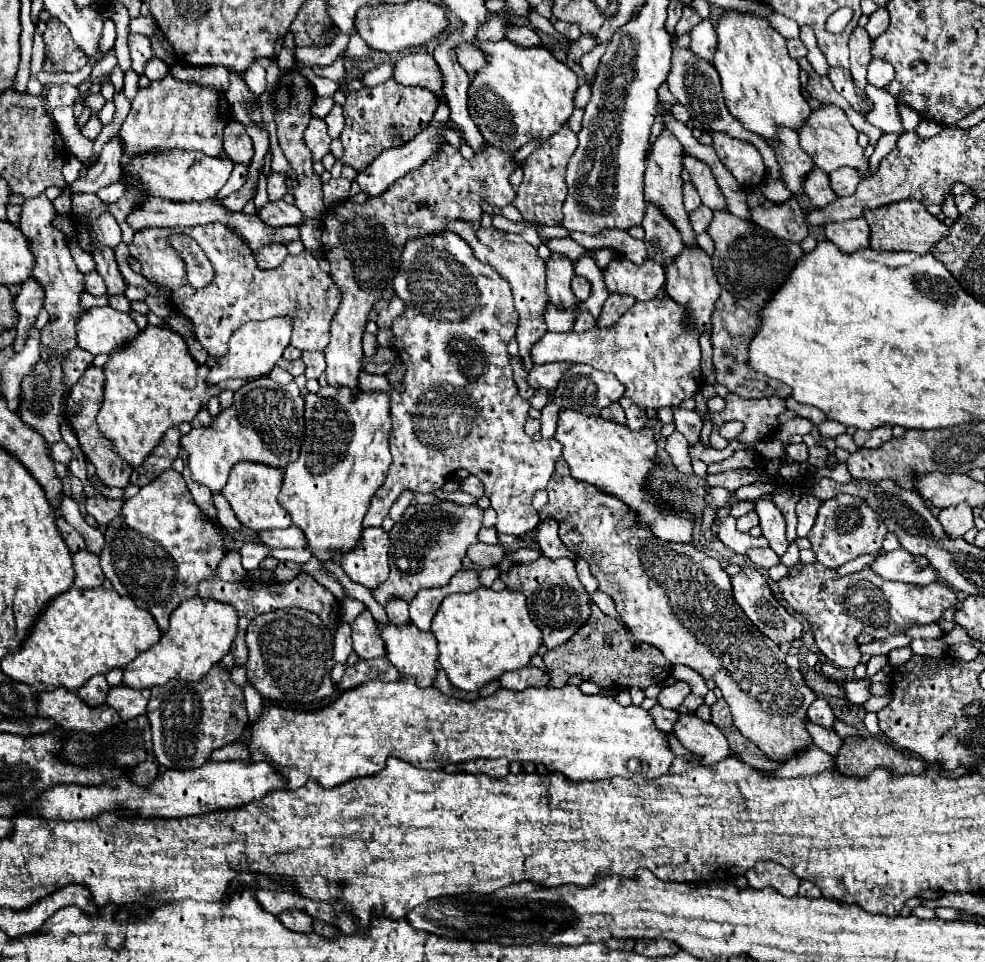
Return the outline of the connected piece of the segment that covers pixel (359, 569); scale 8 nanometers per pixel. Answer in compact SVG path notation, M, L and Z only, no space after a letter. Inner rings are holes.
M366 528L358 546L344 554L340 566L354 582L376 588L388 578L388 548L390 538L384 528Z

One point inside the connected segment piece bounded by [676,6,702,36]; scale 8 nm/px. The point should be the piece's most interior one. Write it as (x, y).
(689, 19)

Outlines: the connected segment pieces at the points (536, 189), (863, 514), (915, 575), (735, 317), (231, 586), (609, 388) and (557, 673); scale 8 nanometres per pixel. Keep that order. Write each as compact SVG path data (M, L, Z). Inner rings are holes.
M564 124L556 134L552 134L548 138L546 144L542 144L536 152L532 152L524 162L522 162L522 170L524 170L524 180L516 190L516 200L512 202L526 220L530 222L542 222L542 224L560 224L562 222L562 202L566 198L566 182L564 182L564 174L566 174L566 164L570 160L570 154L576 150L578 146L578 138L576 134L570 130L568 124Z
M838 494L836 498L824 500L818 508L814 526L808 532L816 560L828 568L838 568L858 556L878 552L882 548L884 536L886 526L884 522L880 522L878 514L866 502L862 502L862 498L854 498L850 494Z
M902 548L880 554L868 568L876 574L882 574L882 578L886 580L898 580L910 584L930 584L938 580L938 574L932 566L926 568L916 566L912 554Z
M714 210L714 218L706 232L716 246L712 262L722 288L712 312L712 360L716 368L716 380L742 398L788 398L790 388L786 384L774 382L772 378L766 378L764 374L758 374L746 366L746 342L750 342L758 326L758 310L790 274L794 262L802 254L802 248L796 242L778 238L768 230L754 226L750 220L742 220L730 214L728 210Z
M300 572L294 580L290 582L282 582L282 584L258 584L258 582L252 582L252 580L244 580L244 582L222 582L220 578L208 578L208 580L202 580L202 584L198 586L198 596L200 598L212 598L212 600L220 600L220 602L226 602L230 606L236 608L240 620L238 620L238 636L232 644L232 652L234 652L234 658L236 658L236 664L246 664L248 660L248 648L246 648L246 642L244 642L244 636L246 636L246 626L260 614L266 614L270 610L278 610L278 608L292 608L292 606L298 606L298 608L304 608L304 610L310 610L314 614L318 614L322 618L322 622L326 622L326 626L330 626L330 630L336 630L338 626L338 600L334 598L334 594L324 588L322 584L318 584L310 574L306 572Z
M572 364L568 368L568 372L564 374L564 378L560 380L558 388L554 390L550 402L544 406L542 410L542 438L554 438L554 416L558 414L558 410L562 408L572 408L584 414L600 414L602 408L606 408L608 404L616 402L620 396L624 394L624 386L620 384L620 380L614 374L606 374L602 370L596 370L588 364Z
M592 608L592 618L582 626L568 642L562 646L548 650L544 654L546 674L550 678L552 688L562 688L568 684L572 676L582 676L582 680L594 682L602 690L616 688L648 688L662 684L672 674L672 662L664 658L664 654L650 644L640 644L634 640L630 630L626 630L618 620L606 616L600 608Z

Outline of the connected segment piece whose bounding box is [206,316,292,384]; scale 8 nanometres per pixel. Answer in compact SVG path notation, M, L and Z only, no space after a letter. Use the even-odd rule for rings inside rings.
M274 316L260 322L246 322L242 324L234 336L230 338L230 350L226 356L218 358L214 368L210 368L210 374L206 378L208 384L218 384L226 378L258 378L266 376L276 360L282 356L284 348L290 344L290 332L292 332L292 318L290 316Z

